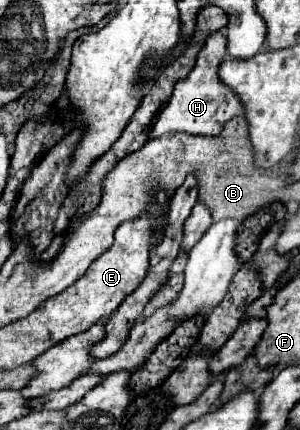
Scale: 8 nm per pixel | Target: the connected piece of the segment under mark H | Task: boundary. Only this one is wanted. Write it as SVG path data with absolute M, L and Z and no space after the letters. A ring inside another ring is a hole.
M216 31L206 39L190 75L184 81L178 81L178 85L174 87L174 93L168 105L162 109L162 113L158 115L158 121L154 123L154 129L150 131L150 139L166 135L166 133L178 133L178 131L184 131L190 135L214 137L222 131L226 121L230 121L236 115L244 115L244 105L240 97L218 77L218 65L222 63L224 57L226 57L226 37L224 33Z

